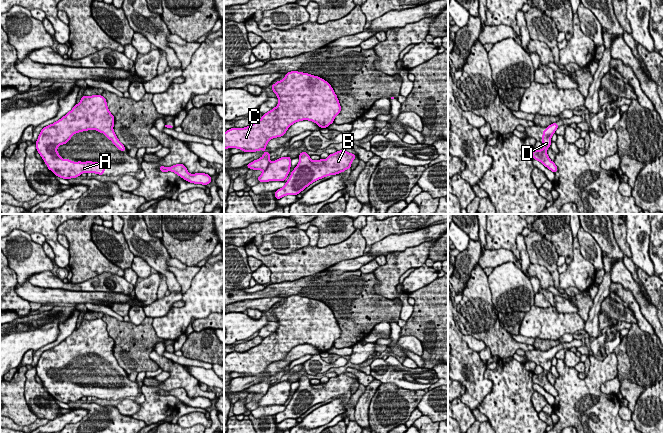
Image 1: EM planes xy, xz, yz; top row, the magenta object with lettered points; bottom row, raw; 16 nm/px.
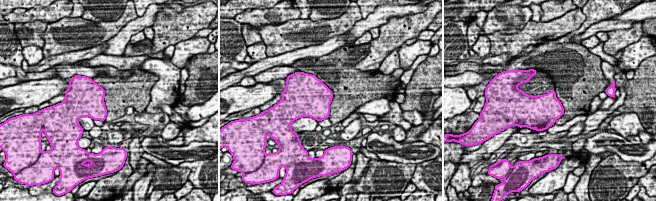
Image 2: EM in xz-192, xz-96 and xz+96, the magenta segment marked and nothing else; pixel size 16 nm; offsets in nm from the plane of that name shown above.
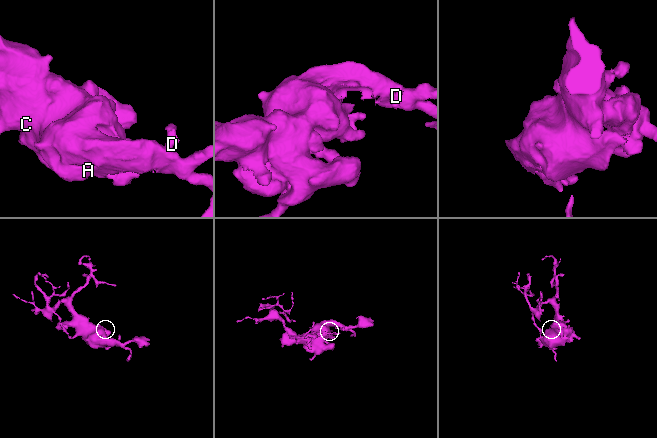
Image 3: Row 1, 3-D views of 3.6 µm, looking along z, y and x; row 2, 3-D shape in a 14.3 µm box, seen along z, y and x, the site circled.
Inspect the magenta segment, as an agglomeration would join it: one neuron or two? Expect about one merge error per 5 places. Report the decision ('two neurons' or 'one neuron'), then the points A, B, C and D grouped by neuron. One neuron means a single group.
one neuron | A B C D

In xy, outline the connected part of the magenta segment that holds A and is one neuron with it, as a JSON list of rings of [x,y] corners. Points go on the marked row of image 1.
[[[102,95],[82,96],[79,104],[55,123],[44,127],[36,141],[36,150],[41,155],[49,170],[56,176],[69,180],[82,173],[103,175],[107,165],[98,162],[73,162],[57,153],[59,145],[64,145],[72,134],[87,130],[97,130],[117,146],[119,150],[127,149],[118,140],[114,130],[114,116],[110,113],[106,99]]]

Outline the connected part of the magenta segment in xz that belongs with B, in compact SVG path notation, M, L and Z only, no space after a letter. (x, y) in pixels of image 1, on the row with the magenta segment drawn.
M340 150L329 154L327 159L311 160L307 152L298 156L299 163L292 171L289 180L283 188L275 191L275 198L281 199L286 195L297 195L311 183L329 175L336 175L351 168L356 154Z

